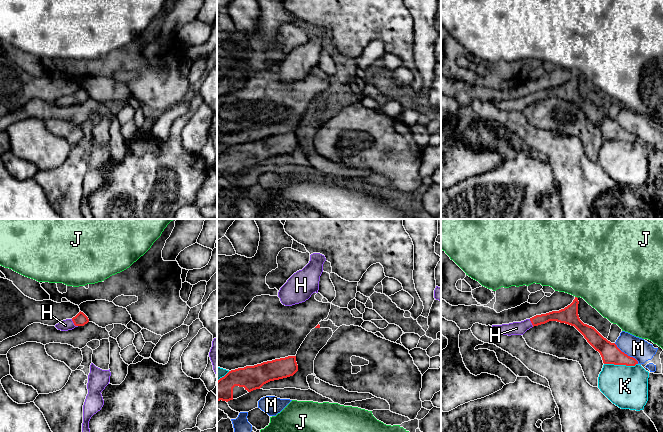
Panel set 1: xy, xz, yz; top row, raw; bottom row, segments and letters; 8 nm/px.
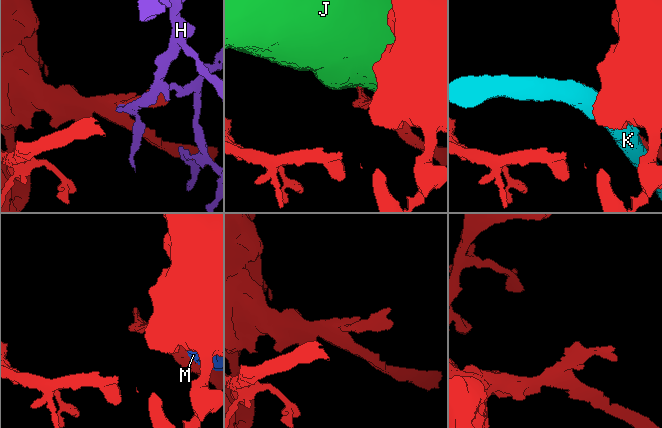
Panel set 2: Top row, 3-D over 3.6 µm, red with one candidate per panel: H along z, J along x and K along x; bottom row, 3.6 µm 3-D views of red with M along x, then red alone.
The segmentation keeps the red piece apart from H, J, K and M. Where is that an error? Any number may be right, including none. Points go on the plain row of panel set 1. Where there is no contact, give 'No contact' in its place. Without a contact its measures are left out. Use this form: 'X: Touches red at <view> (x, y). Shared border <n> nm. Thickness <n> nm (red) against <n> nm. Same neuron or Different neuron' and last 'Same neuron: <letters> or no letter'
H: Touches red at xy (73, 98). Shared border 80 nm. Thickness 100 nm (red) against 90 nm. Same neuron
J: Touches red at yz (576, 73). Shared border 30 nm. Thickness 140 nm (red) against 480 nm. Different neuron
K: Touches red at yz (621, 140). Shared border 280 nm. Thickness 160 nm (red) against 340 nm. Different neuron
M: Touches red at yz (626, 130). Shared border 260 nm. Thickness 160 nm (red) against 170 nm. Different neuron
Same neuron: H

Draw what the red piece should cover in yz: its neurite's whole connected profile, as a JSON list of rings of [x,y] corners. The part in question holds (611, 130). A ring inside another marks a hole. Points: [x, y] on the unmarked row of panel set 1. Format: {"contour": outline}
{"contour": [[[578,74],[559,87],[536,91],[521,98],[513,98],[492,103],[503,111],[523,111],[534,102],[545,100],[549,97],[557,97],[574,102],[587,116],[587,118],[600,129],[604,140],[635,142],[638,137],[622,128],[615,119],[604,114],[594,103],[584,100],[578,91]]]}

